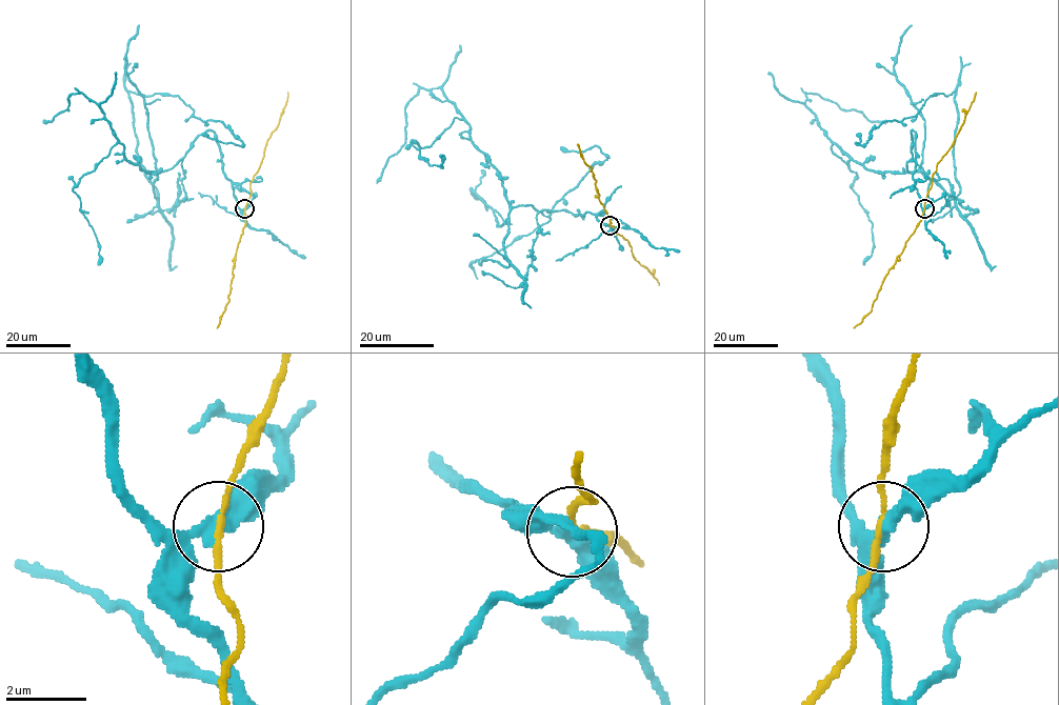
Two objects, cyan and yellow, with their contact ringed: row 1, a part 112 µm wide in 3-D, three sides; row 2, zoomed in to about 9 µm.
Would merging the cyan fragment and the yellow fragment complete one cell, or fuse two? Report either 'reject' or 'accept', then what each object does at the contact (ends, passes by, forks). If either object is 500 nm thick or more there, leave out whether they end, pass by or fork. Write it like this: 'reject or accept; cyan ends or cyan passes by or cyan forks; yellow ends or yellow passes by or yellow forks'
reject; cyan passes by; yellow passes by

